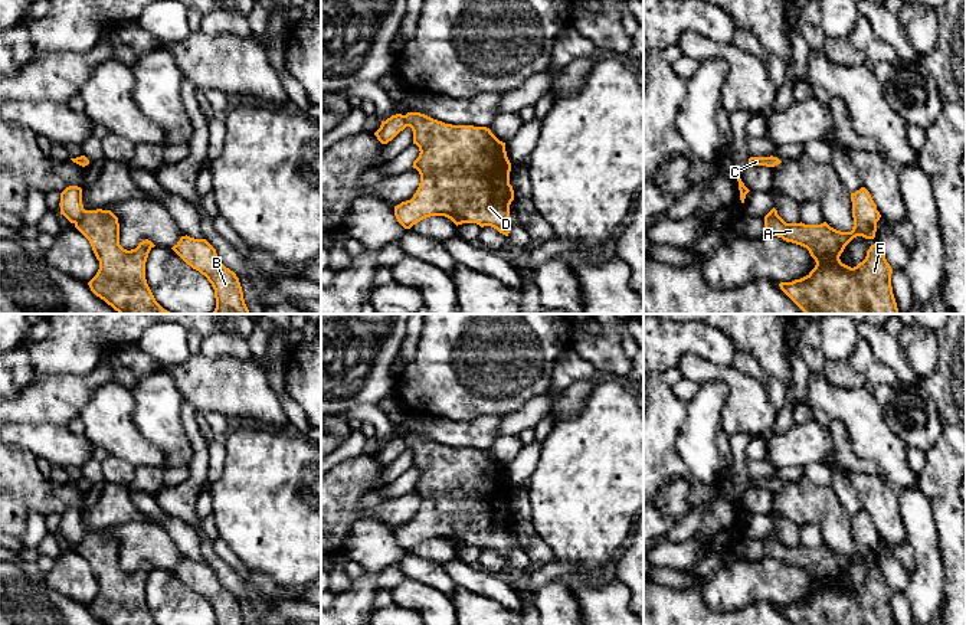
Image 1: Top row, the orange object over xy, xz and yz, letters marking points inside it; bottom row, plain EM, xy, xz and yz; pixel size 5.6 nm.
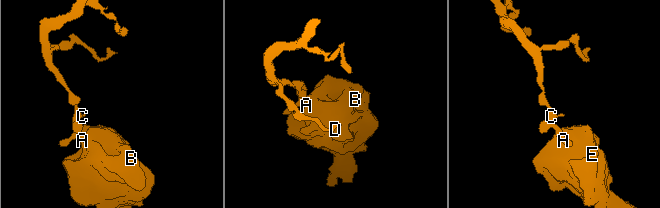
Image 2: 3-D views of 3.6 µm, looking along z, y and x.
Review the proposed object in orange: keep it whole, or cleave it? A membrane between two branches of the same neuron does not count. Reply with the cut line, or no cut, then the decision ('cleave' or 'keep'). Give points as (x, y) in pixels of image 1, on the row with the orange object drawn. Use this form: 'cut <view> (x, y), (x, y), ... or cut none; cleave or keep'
cut xy (85, 210), (75, 225); cleave

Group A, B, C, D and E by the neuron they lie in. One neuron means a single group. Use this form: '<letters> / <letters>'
A B D E / C

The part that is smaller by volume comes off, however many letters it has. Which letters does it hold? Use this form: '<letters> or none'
A, B, D, E

